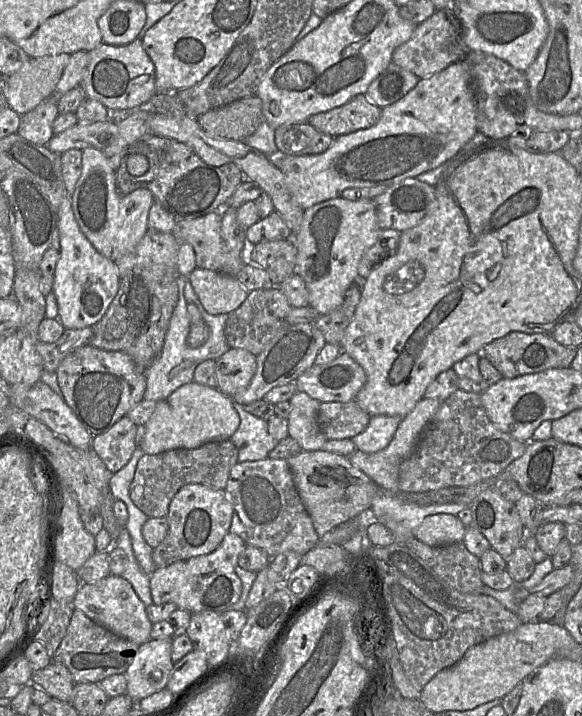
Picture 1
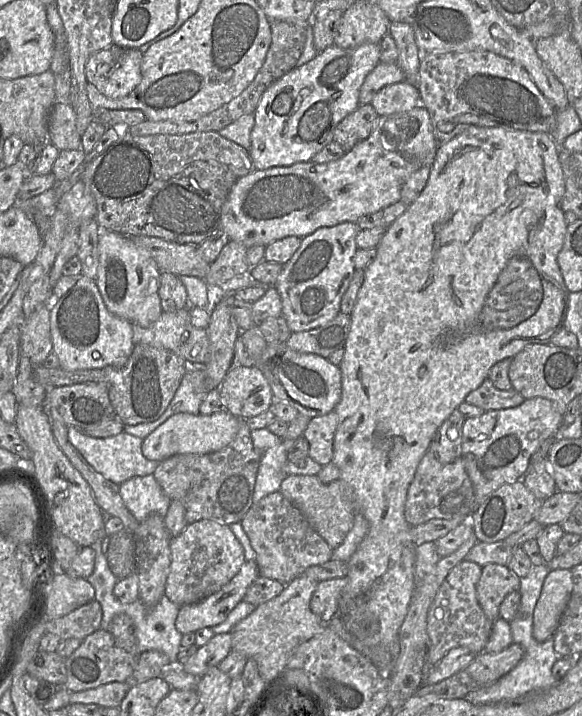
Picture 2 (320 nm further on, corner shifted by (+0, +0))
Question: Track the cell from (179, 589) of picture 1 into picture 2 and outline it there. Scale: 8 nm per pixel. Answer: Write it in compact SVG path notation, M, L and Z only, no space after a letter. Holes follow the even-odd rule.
M246 560L239 572L218 592L198 603L179 607L175 627L183 635L223 623L259 575L256 561Z

